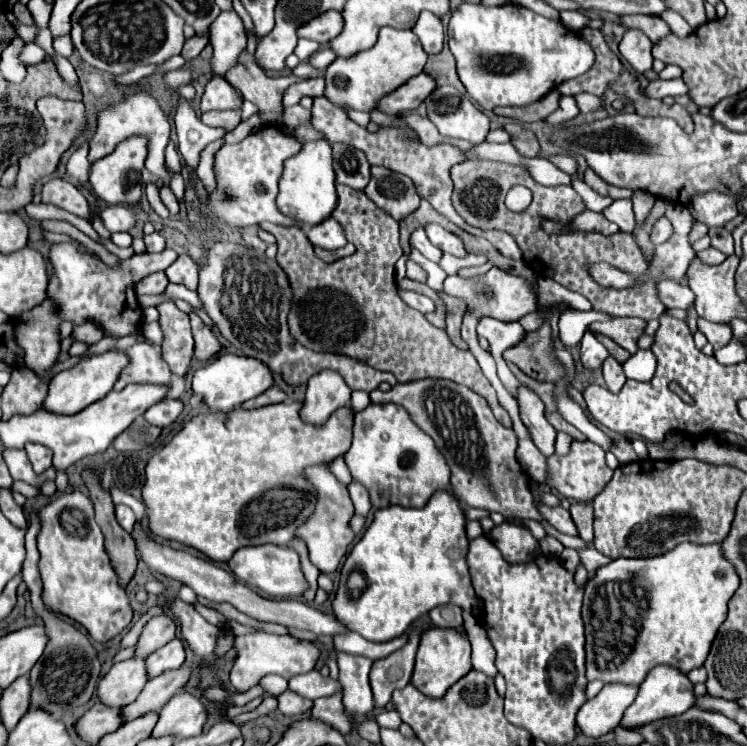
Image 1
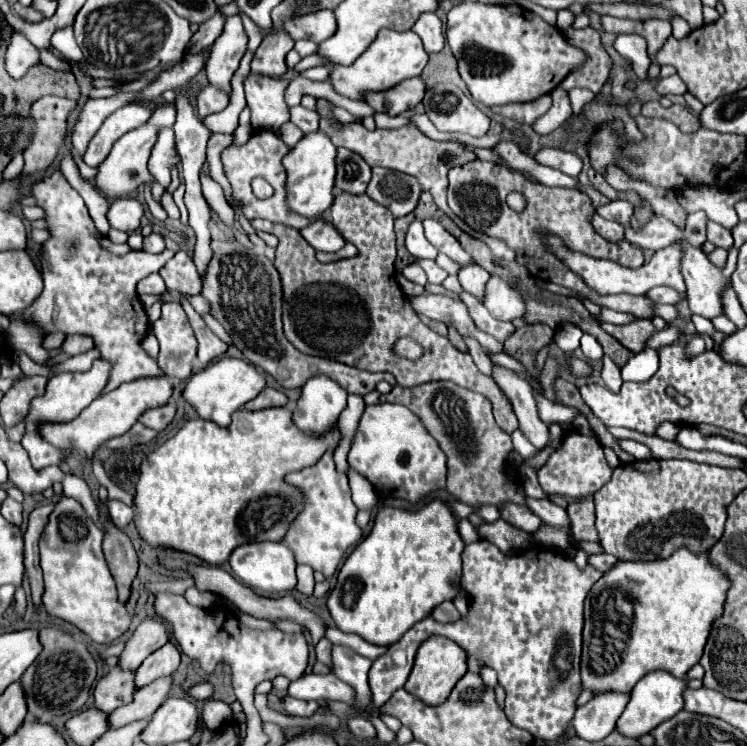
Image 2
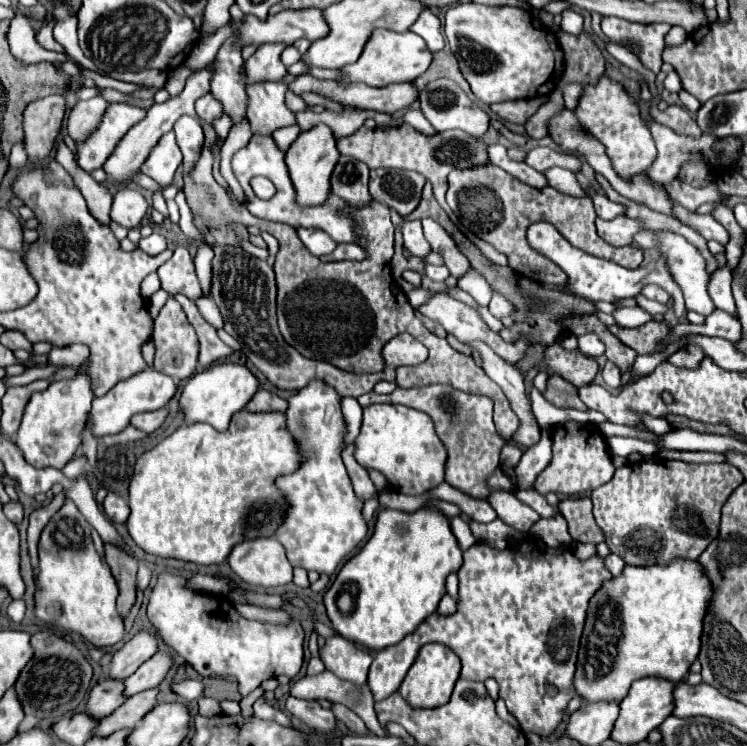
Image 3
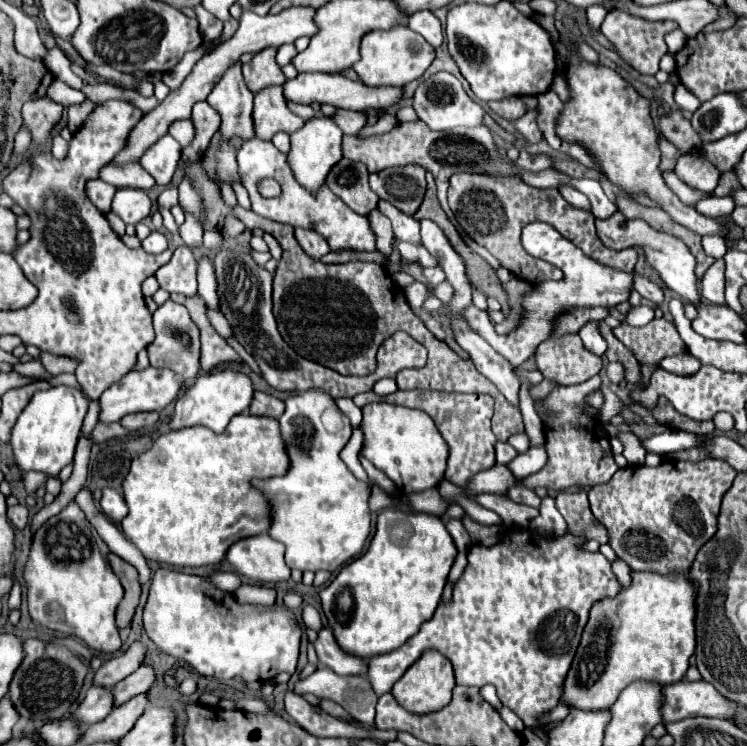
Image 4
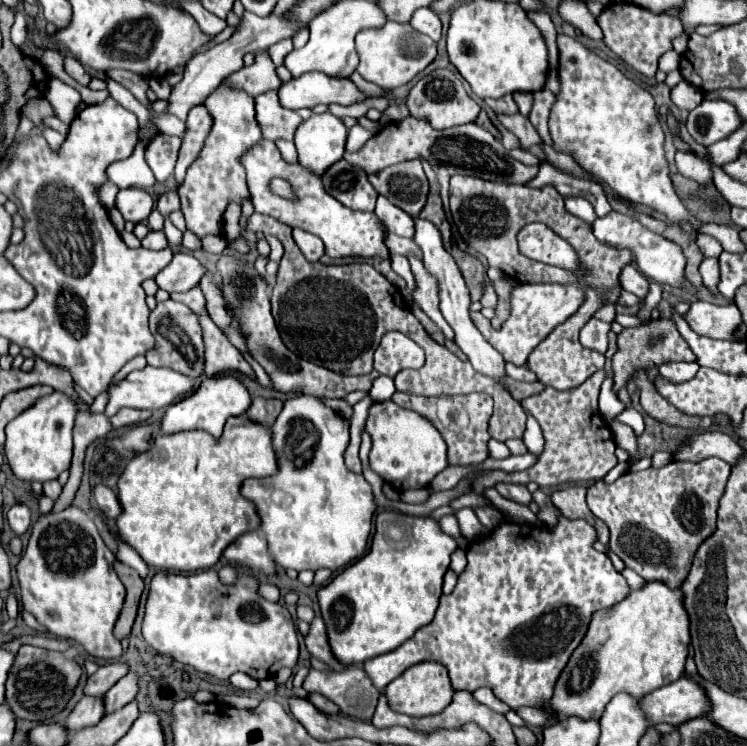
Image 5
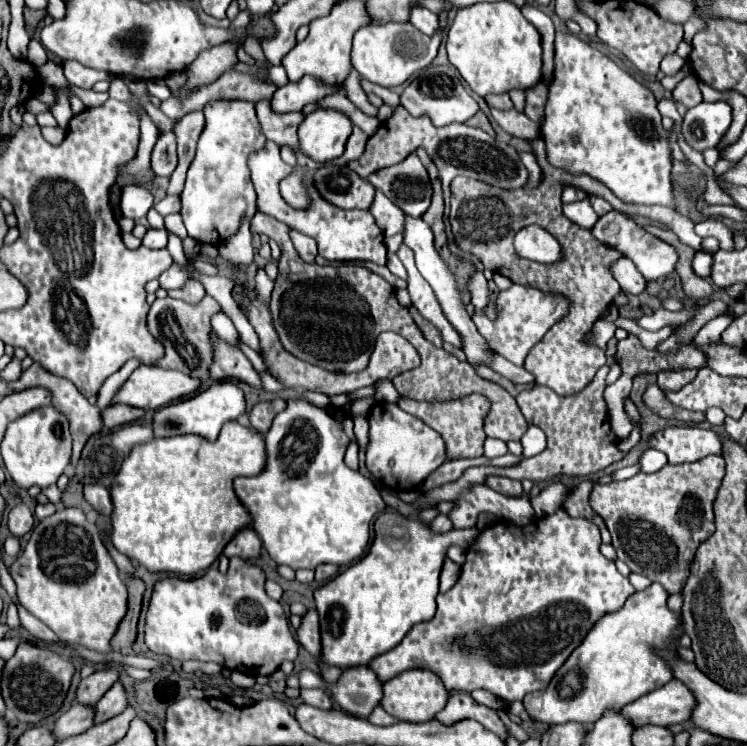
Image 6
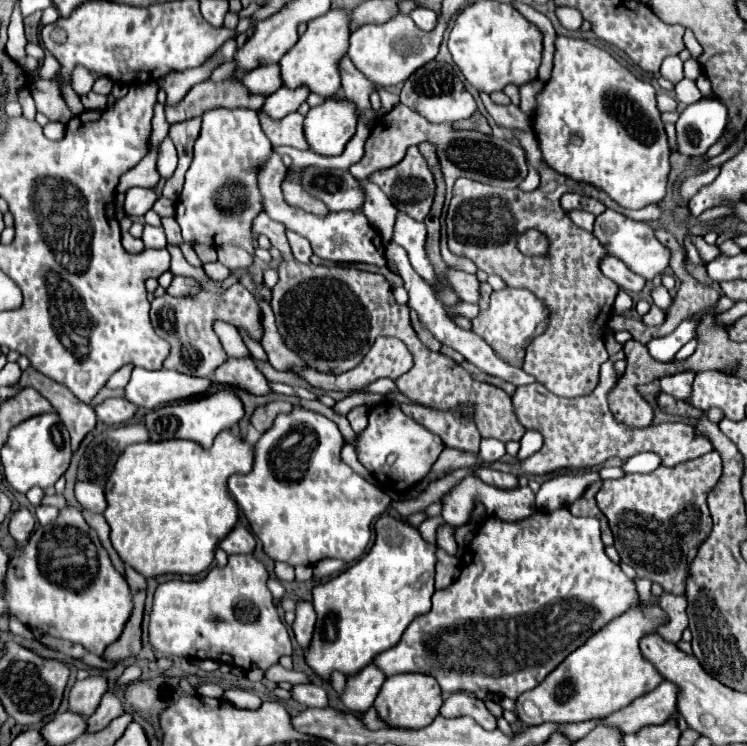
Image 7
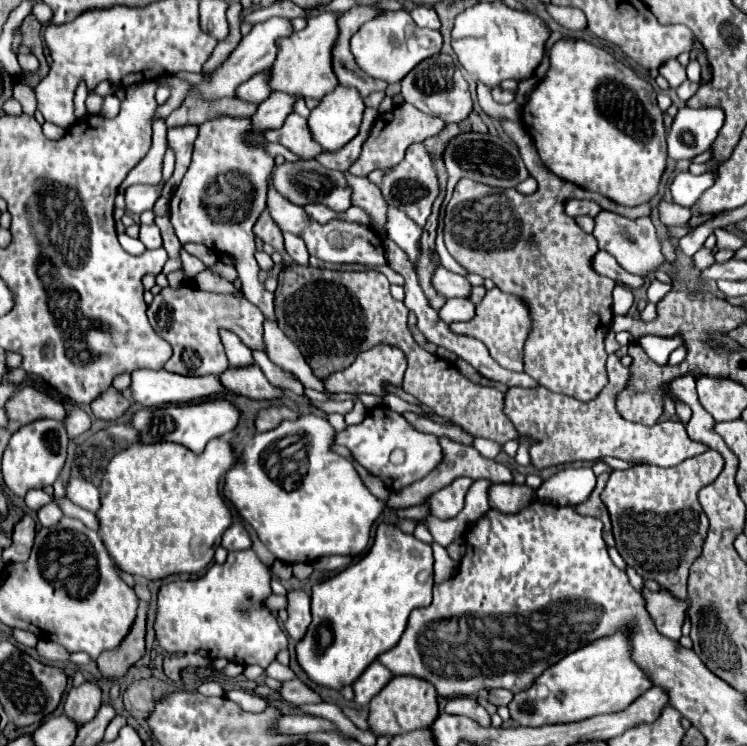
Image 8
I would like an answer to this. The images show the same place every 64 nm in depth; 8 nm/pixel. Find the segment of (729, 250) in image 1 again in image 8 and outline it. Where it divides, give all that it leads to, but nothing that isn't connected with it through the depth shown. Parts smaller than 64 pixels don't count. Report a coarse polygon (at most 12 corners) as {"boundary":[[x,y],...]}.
{"boundary":[[560,38],[520,110],[544,166],[622,206],[666,168],[652,84]]}

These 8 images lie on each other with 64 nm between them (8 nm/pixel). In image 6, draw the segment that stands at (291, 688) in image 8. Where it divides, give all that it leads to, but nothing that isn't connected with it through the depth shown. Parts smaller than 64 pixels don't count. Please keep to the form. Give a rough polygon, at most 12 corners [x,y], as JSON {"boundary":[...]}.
{"boundary":[[322,688],[300,690],[304,704],[328,710],[330,696]]}

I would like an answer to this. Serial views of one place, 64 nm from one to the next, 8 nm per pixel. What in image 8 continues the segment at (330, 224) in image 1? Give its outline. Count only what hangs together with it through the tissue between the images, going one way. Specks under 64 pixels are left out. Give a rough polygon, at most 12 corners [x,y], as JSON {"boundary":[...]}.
{"boundary":[[284,232],[284,248],[296,264],[308,264],[302,238]]}

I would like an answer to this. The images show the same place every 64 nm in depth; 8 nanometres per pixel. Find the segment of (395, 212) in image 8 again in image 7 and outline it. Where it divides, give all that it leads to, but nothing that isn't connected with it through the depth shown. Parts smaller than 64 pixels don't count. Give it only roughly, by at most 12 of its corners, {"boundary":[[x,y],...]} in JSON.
{"boundary":[[396,214],[392,240],[400,244],[414,270],[438,284],[424,242],[426,226],[408,214]]}

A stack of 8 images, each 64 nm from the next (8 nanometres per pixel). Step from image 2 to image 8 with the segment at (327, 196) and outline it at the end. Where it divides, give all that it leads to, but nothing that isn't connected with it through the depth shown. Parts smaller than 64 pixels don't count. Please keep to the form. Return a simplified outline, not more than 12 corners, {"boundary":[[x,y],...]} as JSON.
{"boundary":[[338,84],[308,118],[328,152],[358,134],[364,108],[356,88]]}

